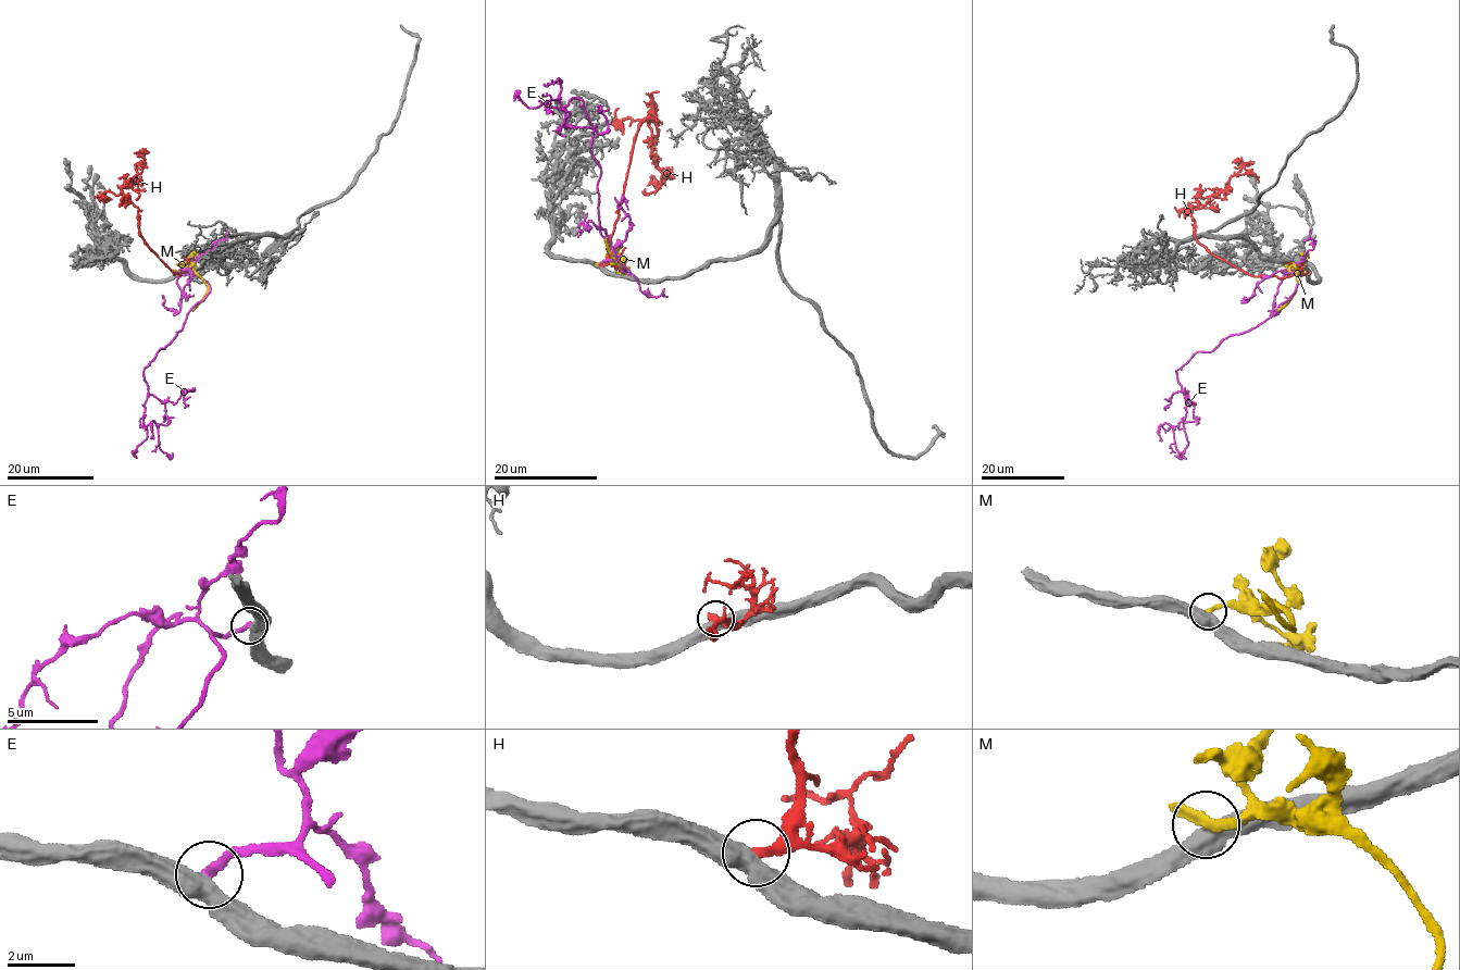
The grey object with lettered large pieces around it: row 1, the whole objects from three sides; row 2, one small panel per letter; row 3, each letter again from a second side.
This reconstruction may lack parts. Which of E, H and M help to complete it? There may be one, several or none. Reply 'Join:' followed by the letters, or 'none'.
Join: none

